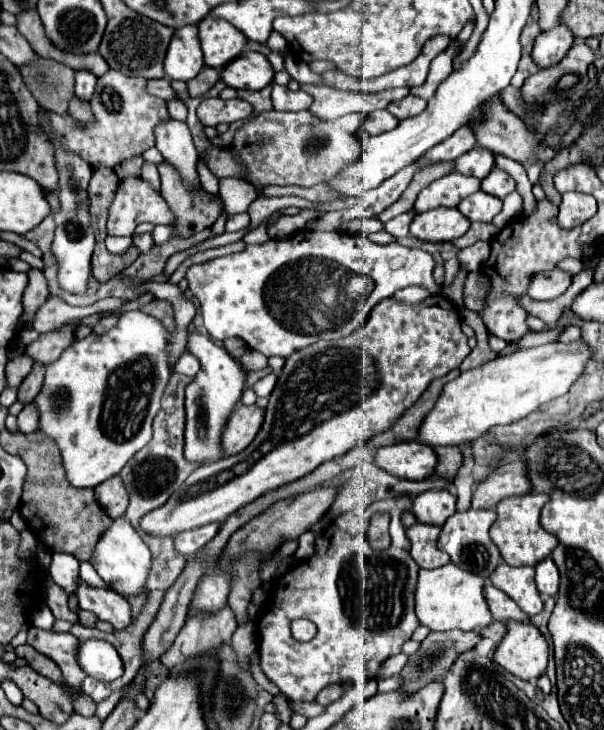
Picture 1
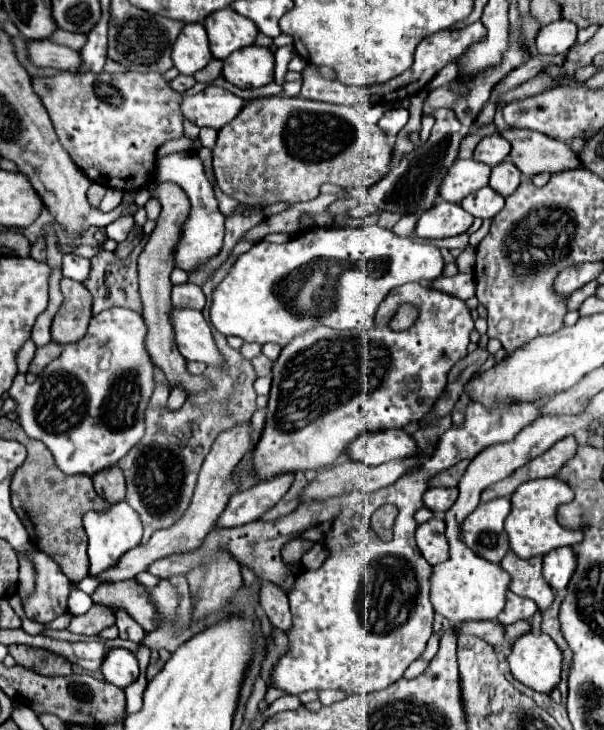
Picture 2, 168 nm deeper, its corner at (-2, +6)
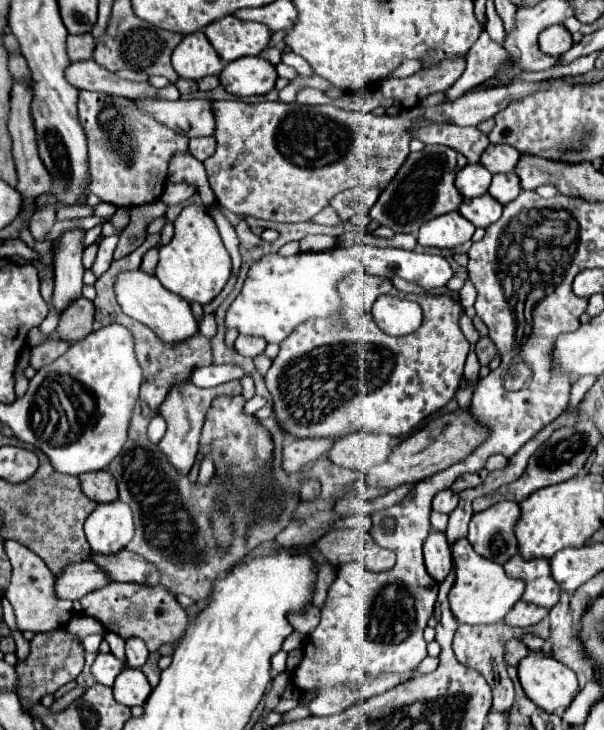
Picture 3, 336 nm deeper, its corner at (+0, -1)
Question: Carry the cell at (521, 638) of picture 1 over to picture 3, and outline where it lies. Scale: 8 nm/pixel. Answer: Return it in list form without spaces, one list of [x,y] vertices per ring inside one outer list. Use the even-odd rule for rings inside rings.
[[[529,653],[521,659],[517,673],[527,697],[543,711],[567,709],[577,693],[575,673],[551,655]]]

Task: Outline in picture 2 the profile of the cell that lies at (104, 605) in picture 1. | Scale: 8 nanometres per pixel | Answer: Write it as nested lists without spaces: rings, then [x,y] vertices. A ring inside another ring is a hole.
[[[115,610],[115,616],[117,616],[117,628],[119,628],[119,638],[123,640],[131,640],[131,642],[137,642],[141,644],[143,638],[145,638],[145,630],[125,612],[119,612]]]

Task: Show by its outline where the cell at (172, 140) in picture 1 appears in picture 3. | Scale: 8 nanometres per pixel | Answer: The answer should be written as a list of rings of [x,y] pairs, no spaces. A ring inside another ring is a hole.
[[[187,205],[175,219],[175,235],[167,245],[159,247],[157,279],[173,293],[183,295],[183,299],[197,301],[201,305],[209,303],[227,283],[231,275],[231,257],[221,241],[213,217],[203,205]]]

